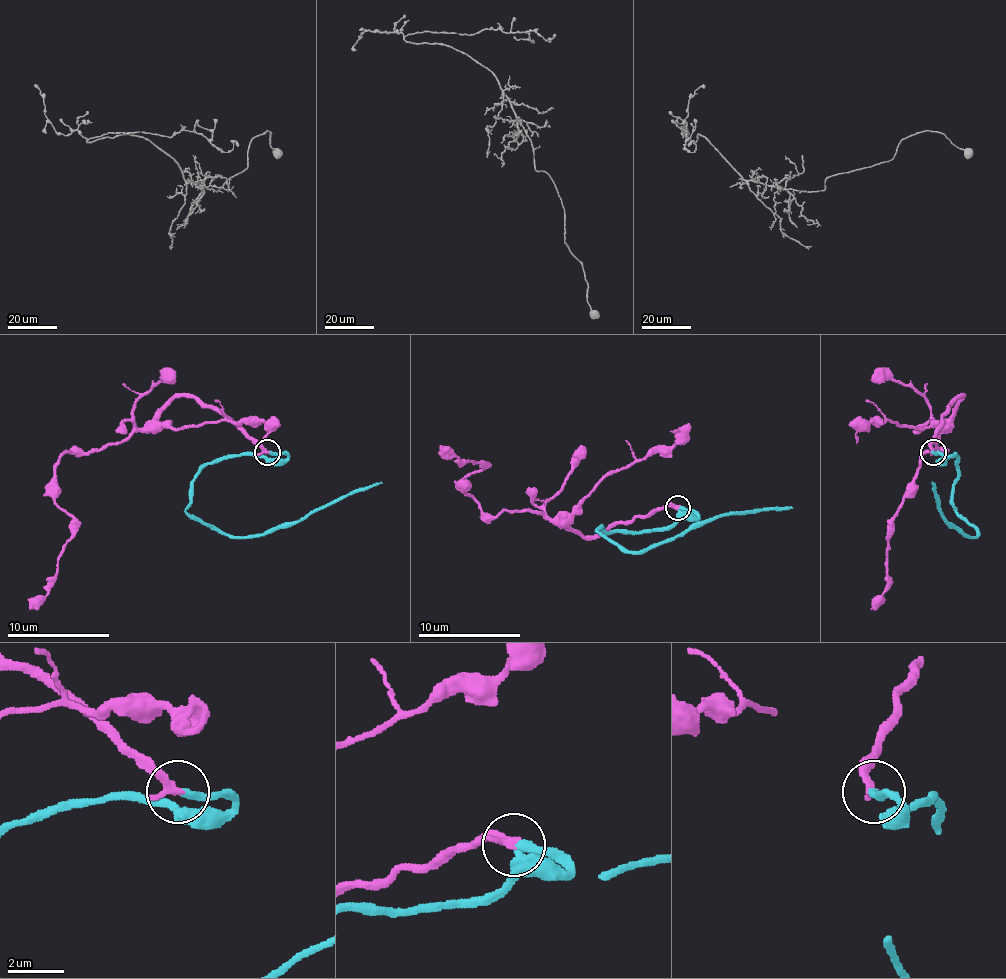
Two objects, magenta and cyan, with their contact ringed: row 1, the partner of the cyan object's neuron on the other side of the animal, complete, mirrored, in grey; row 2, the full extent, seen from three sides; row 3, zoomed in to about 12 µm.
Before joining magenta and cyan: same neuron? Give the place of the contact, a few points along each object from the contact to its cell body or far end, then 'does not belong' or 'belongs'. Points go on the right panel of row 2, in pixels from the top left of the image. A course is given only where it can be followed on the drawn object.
(933, 452) | magenta via (934, 453), (941, 417), (962, 397), (936, 443), (941, 453), (926, 453), (893, 519), (888, 586), (870, 609) | cyan via (934, 453), (957, 458), (952, 504), (977, 532), (970, 537), (949, 524), (939, 511), (931, 481) | belongs

